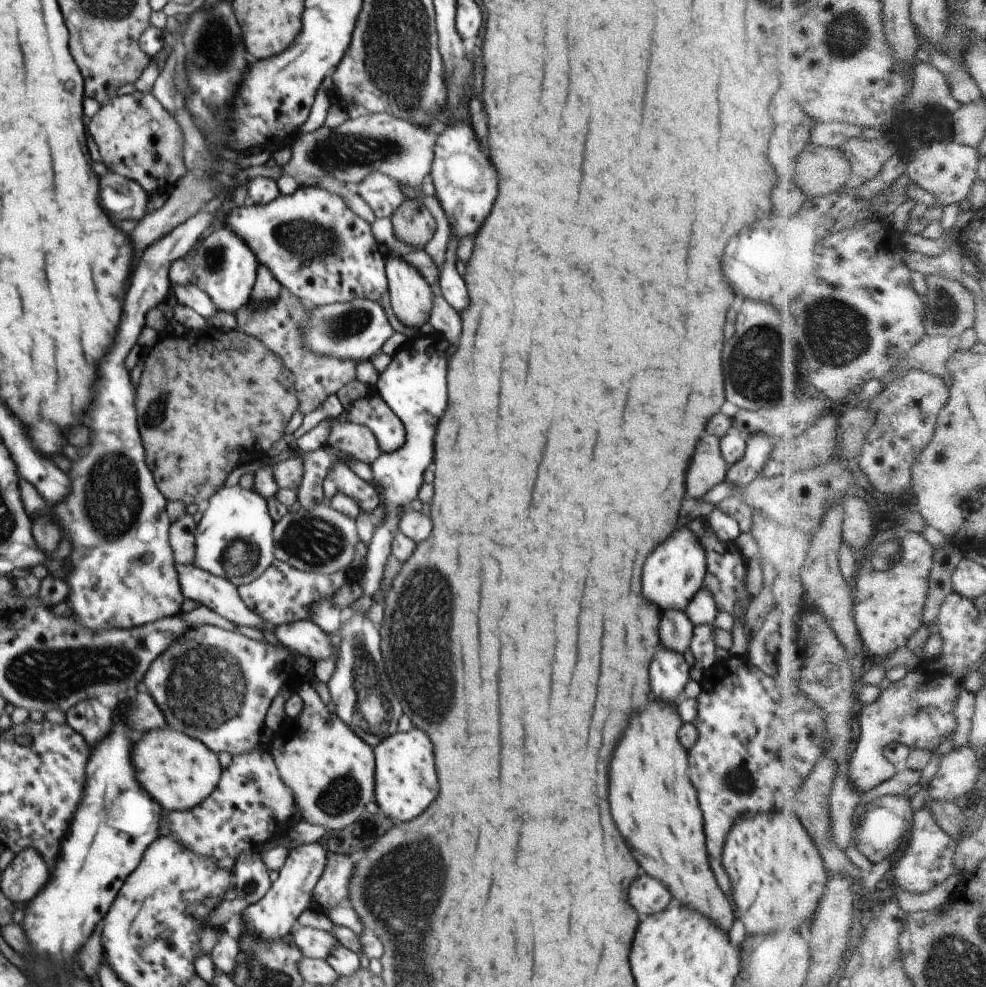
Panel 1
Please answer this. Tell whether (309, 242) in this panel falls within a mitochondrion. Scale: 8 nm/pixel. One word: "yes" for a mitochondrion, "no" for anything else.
yes

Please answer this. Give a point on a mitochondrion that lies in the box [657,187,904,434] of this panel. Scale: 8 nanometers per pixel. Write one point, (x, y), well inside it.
(764, 382)

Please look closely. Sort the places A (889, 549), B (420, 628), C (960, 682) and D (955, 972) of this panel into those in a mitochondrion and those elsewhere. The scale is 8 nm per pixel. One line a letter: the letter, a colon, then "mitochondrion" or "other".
A: mitochondrion
B: mitochondrion
C: other
D: mitochondrion

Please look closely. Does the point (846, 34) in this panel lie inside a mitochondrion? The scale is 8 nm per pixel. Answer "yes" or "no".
yes

